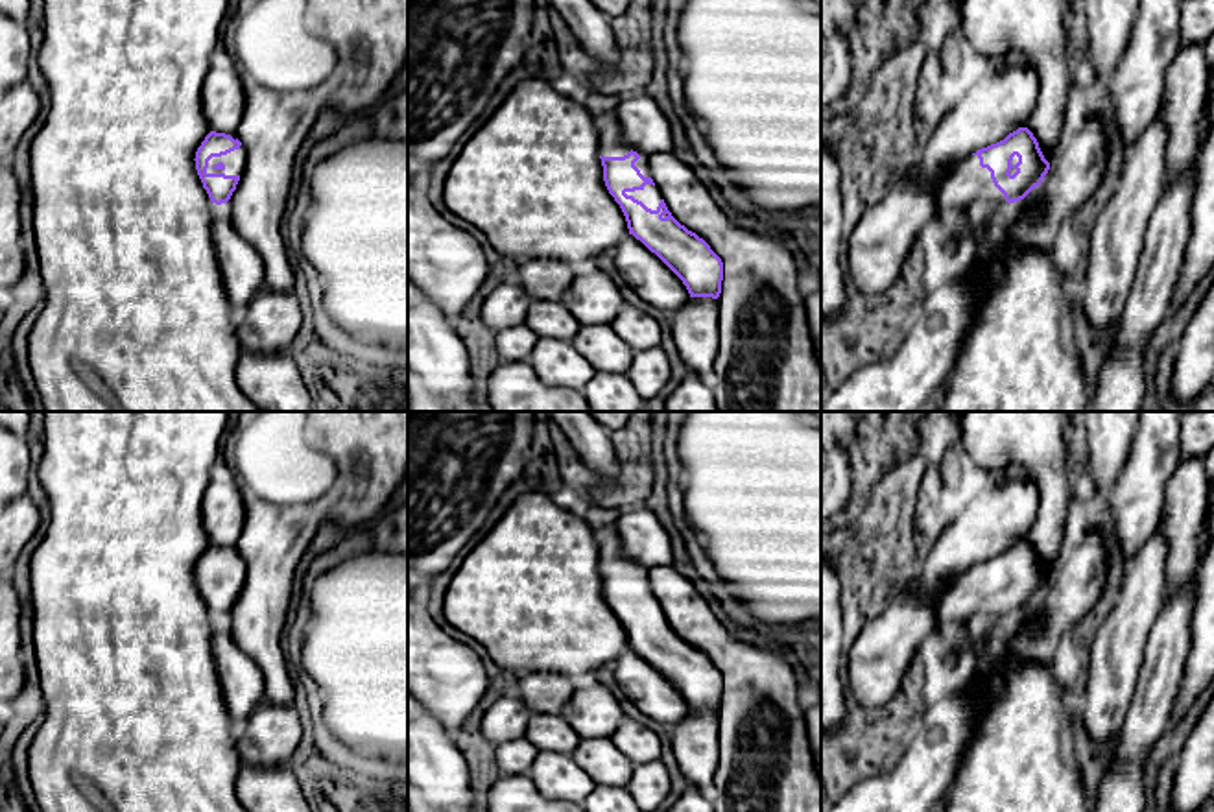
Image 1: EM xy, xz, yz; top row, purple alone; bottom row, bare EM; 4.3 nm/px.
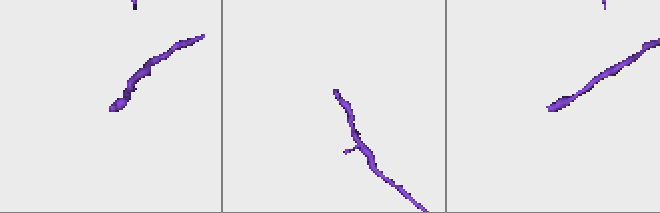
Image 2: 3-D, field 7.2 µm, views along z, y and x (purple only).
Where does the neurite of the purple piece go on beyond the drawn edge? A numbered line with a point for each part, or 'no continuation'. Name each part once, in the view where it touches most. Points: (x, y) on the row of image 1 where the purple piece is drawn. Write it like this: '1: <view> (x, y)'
1: xy (235, 161)

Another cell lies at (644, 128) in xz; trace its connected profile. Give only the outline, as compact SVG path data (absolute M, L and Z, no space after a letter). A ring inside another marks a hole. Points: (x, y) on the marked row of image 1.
M635 87L629 94L622 96L614 116L624 144L638 155L648 159L673 149L668 118L646 89Z

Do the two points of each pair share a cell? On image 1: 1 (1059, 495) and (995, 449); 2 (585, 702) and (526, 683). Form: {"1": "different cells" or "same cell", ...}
{"1": "same cell", "2": "same cell"}

